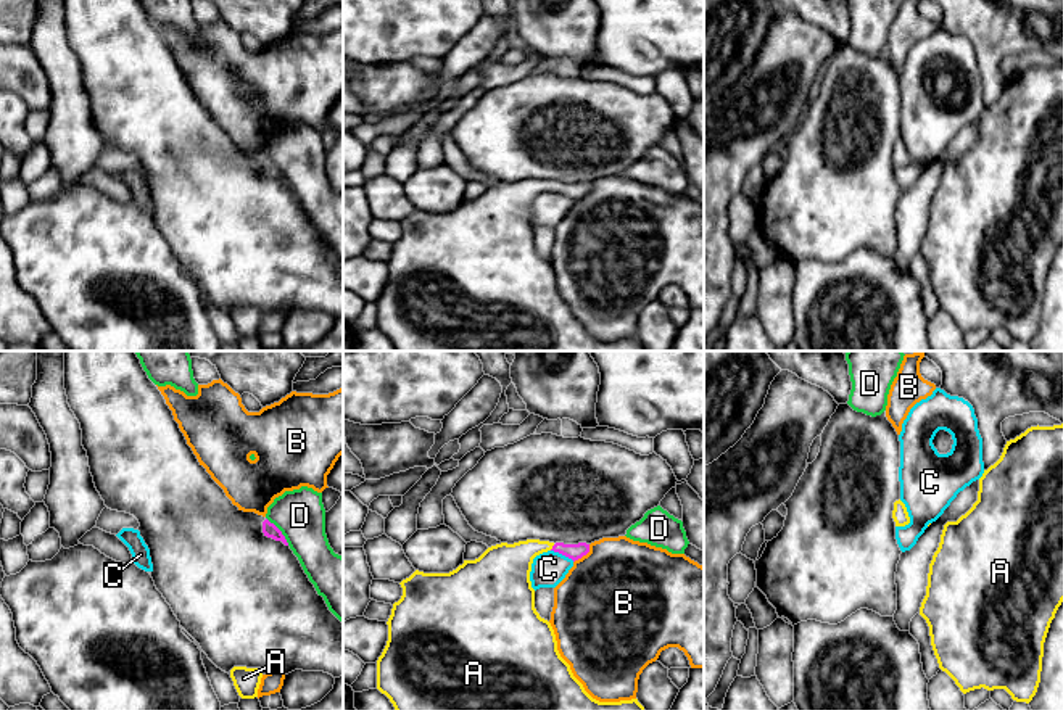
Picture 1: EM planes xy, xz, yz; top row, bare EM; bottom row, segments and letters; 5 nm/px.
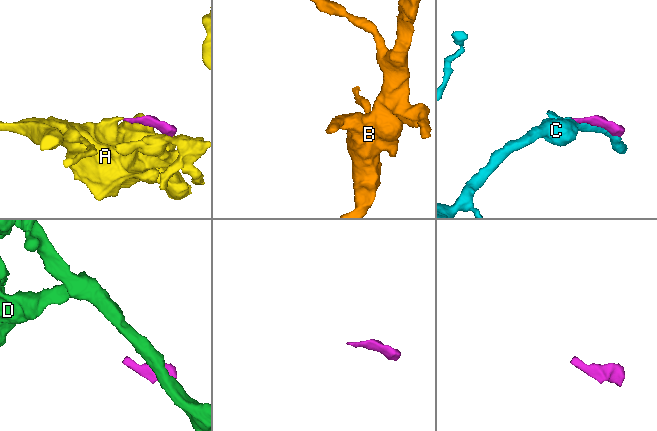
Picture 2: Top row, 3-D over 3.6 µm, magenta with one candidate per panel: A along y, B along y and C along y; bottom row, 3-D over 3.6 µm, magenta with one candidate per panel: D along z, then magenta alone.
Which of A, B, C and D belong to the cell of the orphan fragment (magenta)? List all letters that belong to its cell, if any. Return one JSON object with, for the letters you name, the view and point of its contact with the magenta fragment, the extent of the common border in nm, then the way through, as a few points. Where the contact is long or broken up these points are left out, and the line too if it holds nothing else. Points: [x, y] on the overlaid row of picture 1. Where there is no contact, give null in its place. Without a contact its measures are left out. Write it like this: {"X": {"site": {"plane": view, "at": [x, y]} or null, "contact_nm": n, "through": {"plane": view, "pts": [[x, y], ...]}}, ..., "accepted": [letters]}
{"A": {"site": {"plane": "xz", "at": [553, 548]}, "contact_nm": 40, "through": {"plane": "xz", "pts": [[572, 551], [553, 548], [530, 548], [508, 567]]}}, "accepted": ["A"]}

